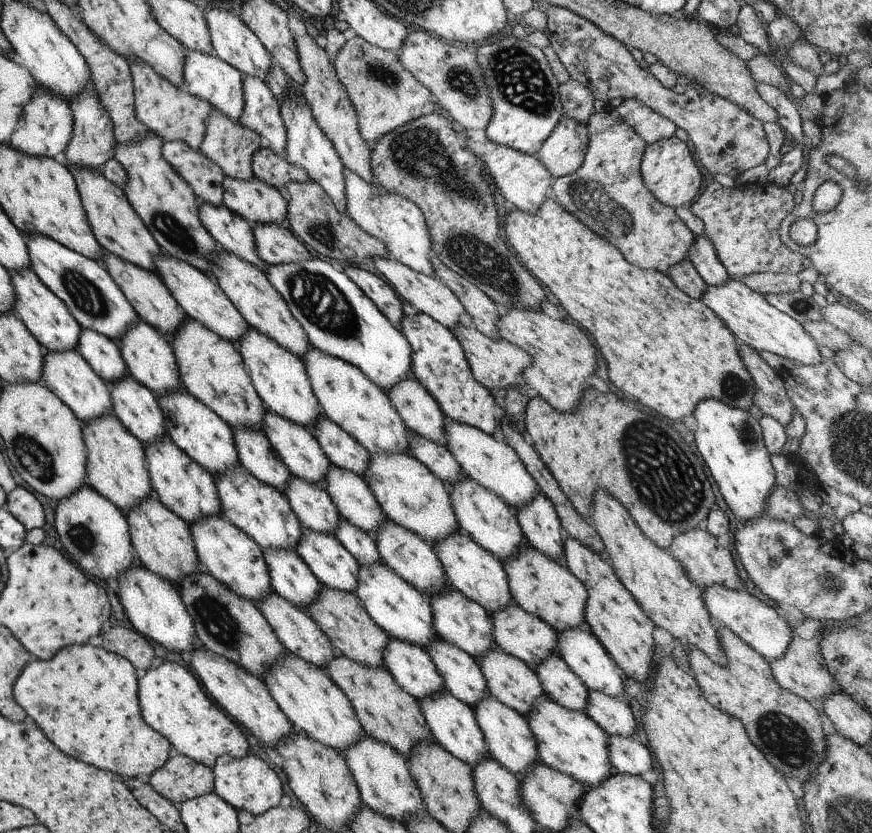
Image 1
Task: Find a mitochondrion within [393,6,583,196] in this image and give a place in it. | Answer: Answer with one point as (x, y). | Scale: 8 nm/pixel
(515, 74)

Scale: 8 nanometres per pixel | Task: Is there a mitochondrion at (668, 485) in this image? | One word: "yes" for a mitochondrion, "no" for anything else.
yes

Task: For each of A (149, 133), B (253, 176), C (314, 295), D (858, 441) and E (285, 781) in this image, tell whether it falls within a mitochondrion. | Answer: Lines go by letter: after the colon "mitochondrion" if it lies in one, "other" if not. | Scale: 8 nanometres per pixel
A: other
B: other
C: mitochondrion
D: mitochondrion
E: other

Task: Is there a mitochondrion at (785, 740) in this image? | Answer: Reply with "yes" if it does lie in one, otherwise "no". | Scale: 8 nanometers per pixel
yes

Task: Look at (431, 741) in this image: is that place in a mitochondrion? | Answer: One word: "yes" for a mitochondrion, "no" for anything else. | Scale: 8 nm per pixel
no

